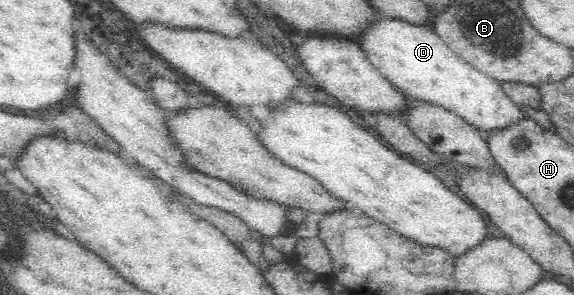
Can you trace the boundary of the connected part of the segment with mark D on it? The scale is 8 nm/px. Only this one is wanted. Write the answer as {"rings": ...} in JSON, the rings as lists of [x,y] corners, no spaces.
{"rings":[[[381,20],[367,35],[361,47],[372,64],[412,102],[444,108],[485,135],[518,124],[526,113],[502,88],[501,83],[486,76],[458,56],[430,27],[419,27],[400,20]]]}

